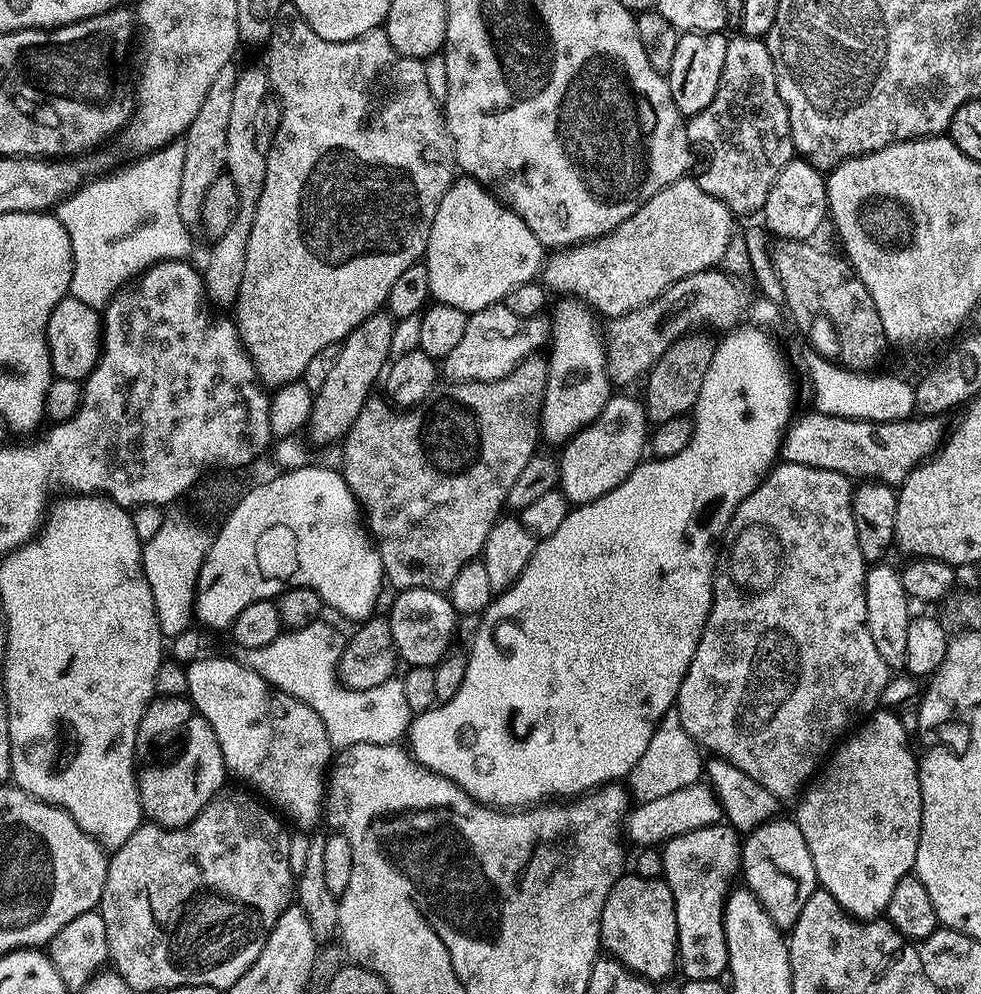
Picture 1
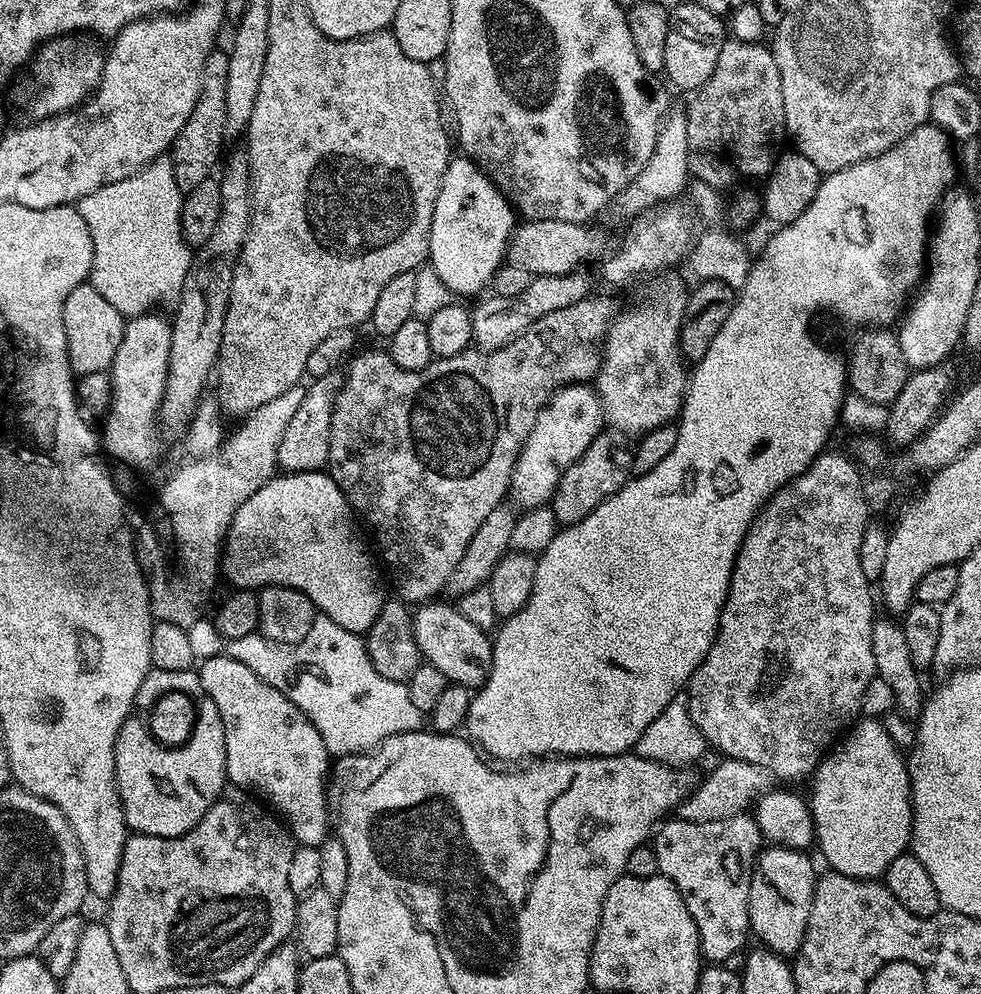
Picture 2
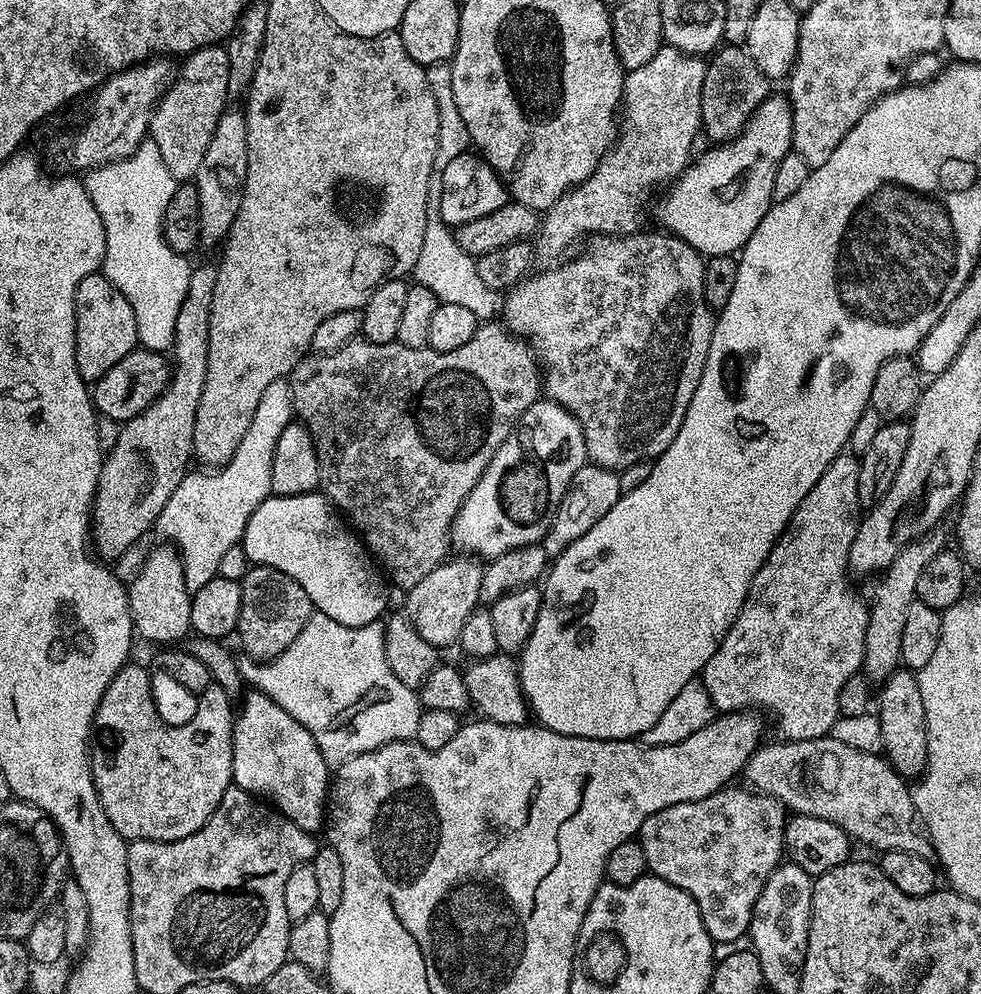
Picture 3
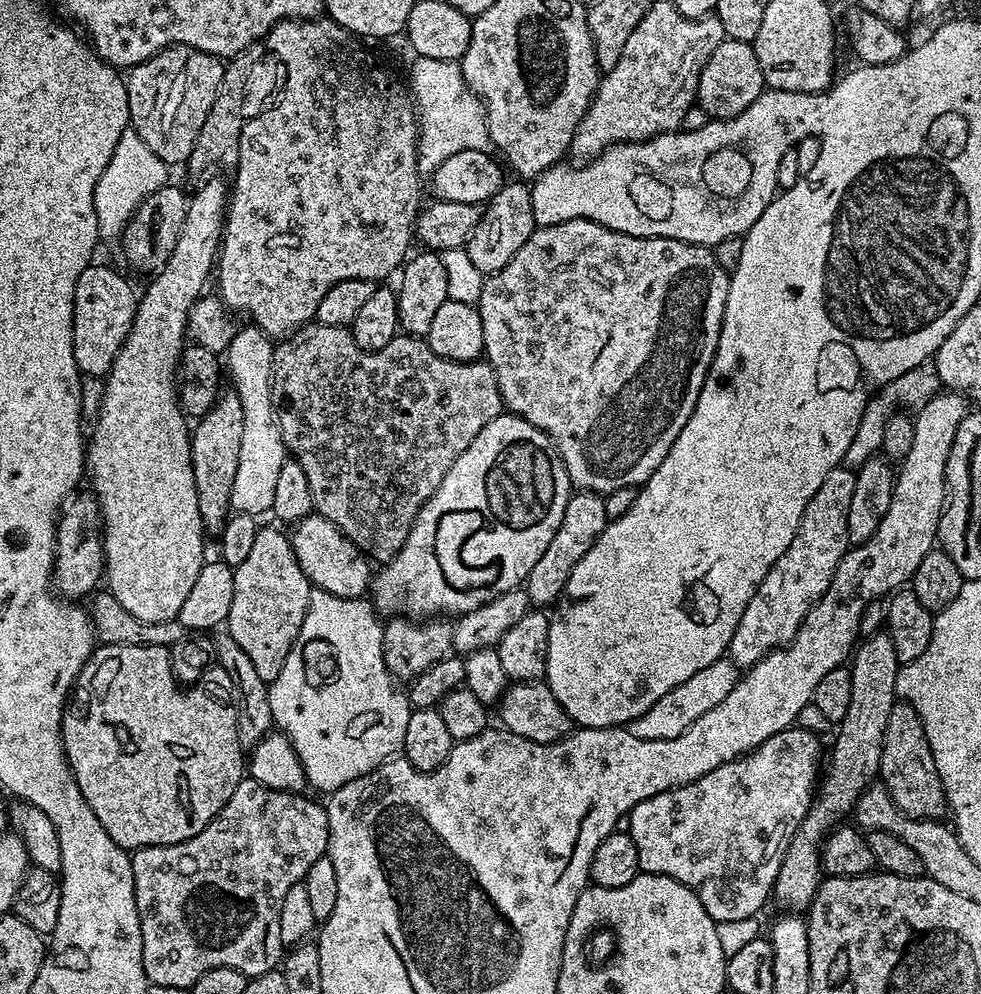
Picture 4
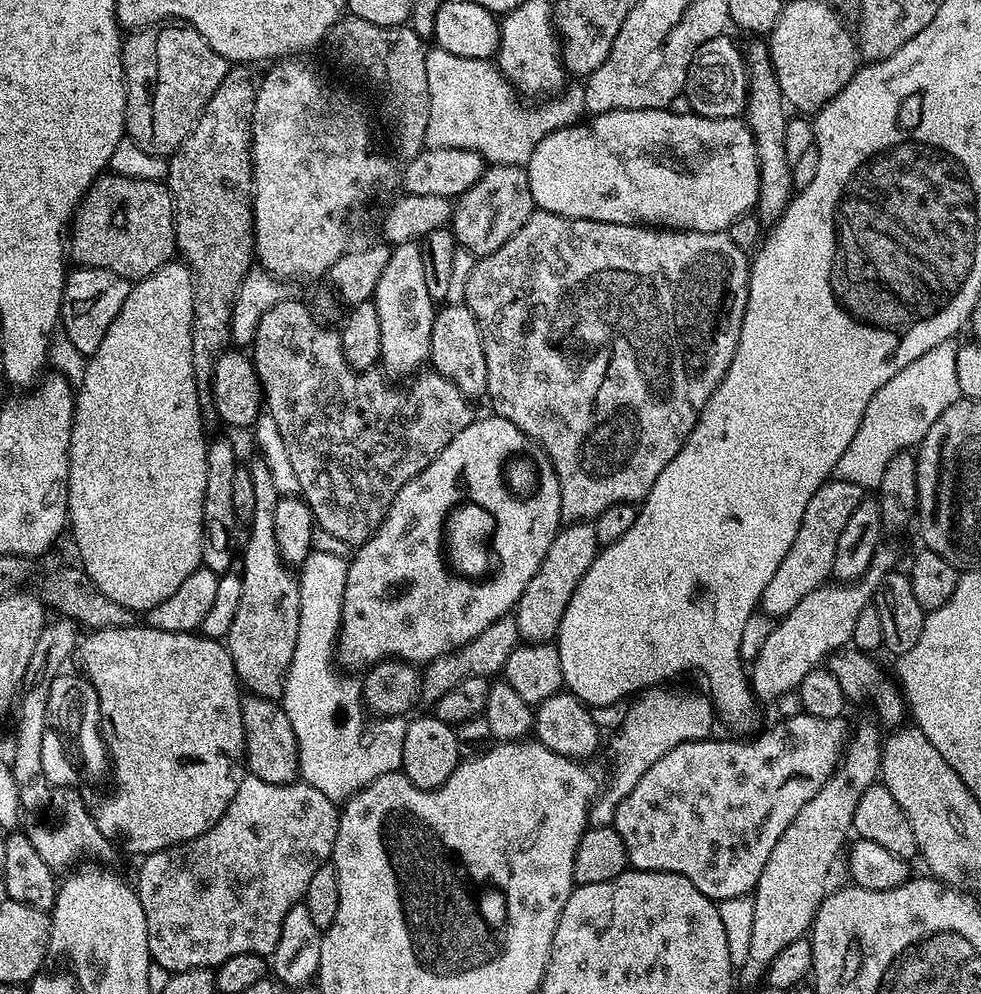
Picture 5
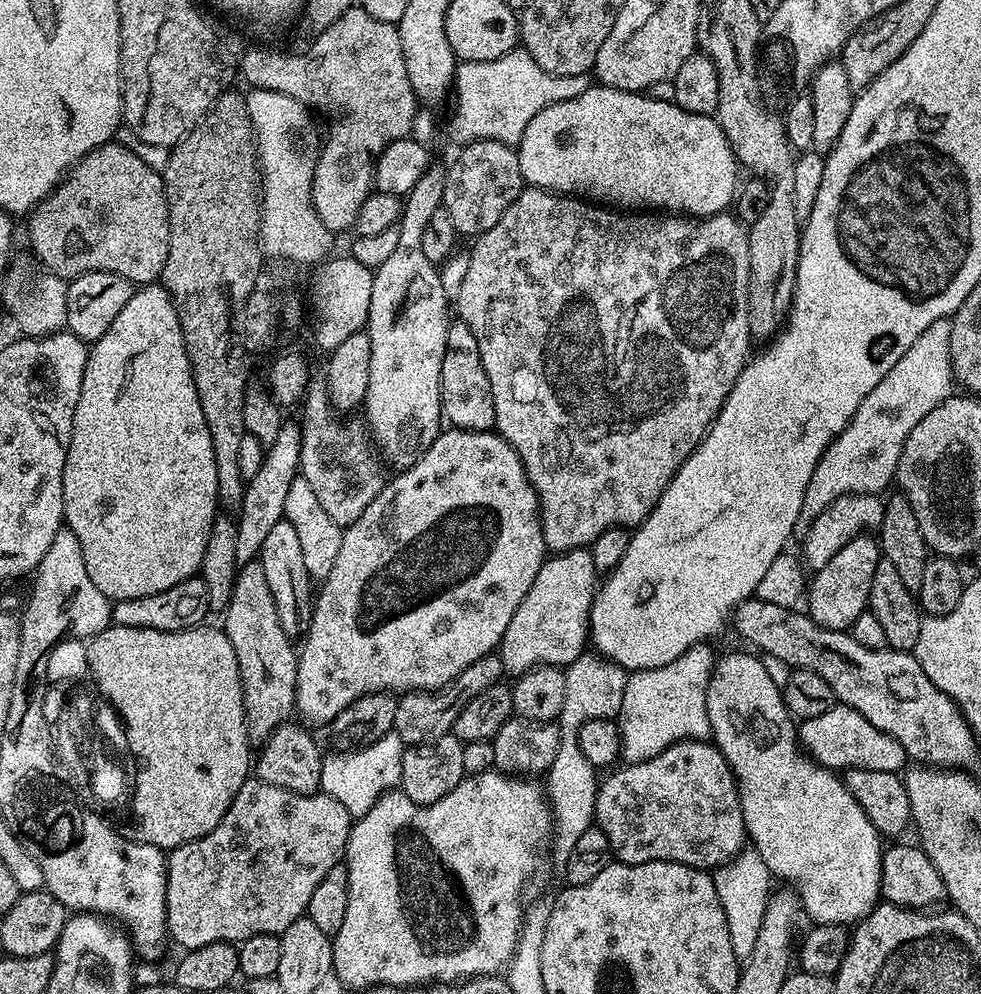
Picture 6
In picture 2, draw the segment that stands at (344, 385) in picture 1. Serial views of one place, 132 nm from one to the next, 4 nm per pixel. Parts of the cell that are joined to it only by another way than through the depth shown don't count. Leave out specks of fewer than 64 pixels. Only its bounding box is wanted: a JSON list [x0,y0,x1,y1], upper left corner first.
[278,371,344,473]

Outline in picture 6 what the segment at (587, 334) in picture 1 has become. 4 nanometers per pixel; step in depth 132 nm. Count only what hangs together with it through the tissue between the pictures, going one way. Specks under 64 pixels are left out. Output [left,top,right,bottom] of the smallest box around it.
[295,427,546,725]

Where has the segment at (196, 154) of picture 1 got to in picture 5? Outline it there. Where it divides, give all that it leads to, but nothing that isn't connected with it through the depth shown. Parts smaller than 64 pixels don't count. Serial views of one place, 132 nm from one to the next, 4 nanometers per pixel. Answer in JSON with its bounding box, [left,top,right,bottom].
[123,22,229,157]

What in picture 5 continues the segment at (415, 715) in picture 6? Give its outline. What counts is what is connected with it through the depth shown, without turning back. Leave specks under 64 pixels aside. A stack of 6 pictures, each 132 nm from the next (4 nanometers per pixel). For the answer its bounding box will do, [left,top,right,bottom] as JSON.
[420,615,520,706]

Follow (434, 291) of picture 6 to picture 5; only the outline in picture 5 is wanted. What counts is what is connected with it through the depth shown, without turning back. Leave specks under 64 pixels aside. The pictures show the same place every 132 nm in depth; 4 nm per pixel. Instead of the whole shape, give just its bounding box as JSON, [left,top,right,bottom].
[371,241,438,378]

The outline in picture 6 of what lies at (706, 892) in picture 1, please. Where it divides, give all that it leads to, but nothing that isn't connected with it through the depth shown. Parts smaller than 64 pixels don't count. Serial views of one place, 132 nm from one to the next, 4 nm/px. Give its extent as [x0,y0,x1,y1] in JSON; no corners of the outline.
[594,702,906,870]

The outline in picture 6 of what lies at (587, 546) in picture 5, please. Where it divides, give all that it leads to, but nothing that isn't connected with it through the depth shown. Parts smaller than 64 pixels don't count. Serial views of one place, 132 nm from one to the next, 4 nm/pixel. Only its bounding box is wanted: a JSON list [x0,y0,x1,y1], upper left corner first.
[498,548,598,677]

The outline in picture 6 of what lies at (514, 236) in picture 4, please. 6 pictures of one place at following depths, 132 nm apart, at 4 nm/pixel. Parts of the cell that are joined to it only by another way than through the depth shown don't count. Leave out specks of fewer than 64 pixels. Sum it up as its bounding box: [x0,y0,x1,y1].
[443,140,525,238]

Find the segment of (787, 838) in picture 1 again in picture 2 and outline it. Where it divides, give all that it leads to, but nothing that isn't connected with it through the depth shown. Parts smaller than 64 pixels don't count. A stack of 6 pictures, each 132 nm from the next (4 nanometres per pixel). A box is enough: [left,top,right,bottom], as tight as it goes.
[748,846,818,958]

